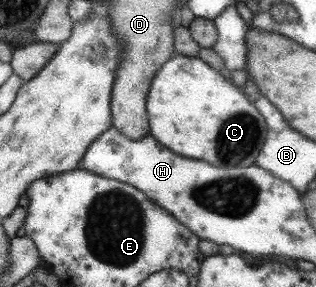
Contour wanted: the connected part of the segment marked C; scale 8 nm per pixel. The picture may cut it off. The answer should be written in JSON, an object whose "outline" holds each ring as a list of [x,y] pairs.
{"outline":[[[174,55],[174,57],[170,58],[170,61],[166,62],[162,69],[158,70],[156,77],[153,79],[152,89],[149,91],[149,101],[148,101],[148,109],[150,113],[150,127],[154,127],[154,131],[149,131],[152,133],[152,136],[156,138],[161,144],[165,144],[167,148],[170,148],[170,151],[177,153],[181,156],[187,156],[192,159],[198,160],[206,160],[206,163],[215,164],[218,167],[248,167],[254,165],[254,161],[256,161],[256,157],[258,157],[258,153],[260,153],[260,149],[262,149],[262,145],[264,145],[264,141],[268,141],[266,139],[266,133],[268,133],[268,129],[266,129],[266,123],[264,123],[264,117],[256,111],[256,107],[252,105],[252,103],[248,103],[246,101],[246,97],[244,97],[245,93],[242,93],[238,87],[234,87],[232,83],[228,83],[218,71],[214,71],[210,65],[206,65],[201,58],[197,56],[185,56],[185,55]]]}

